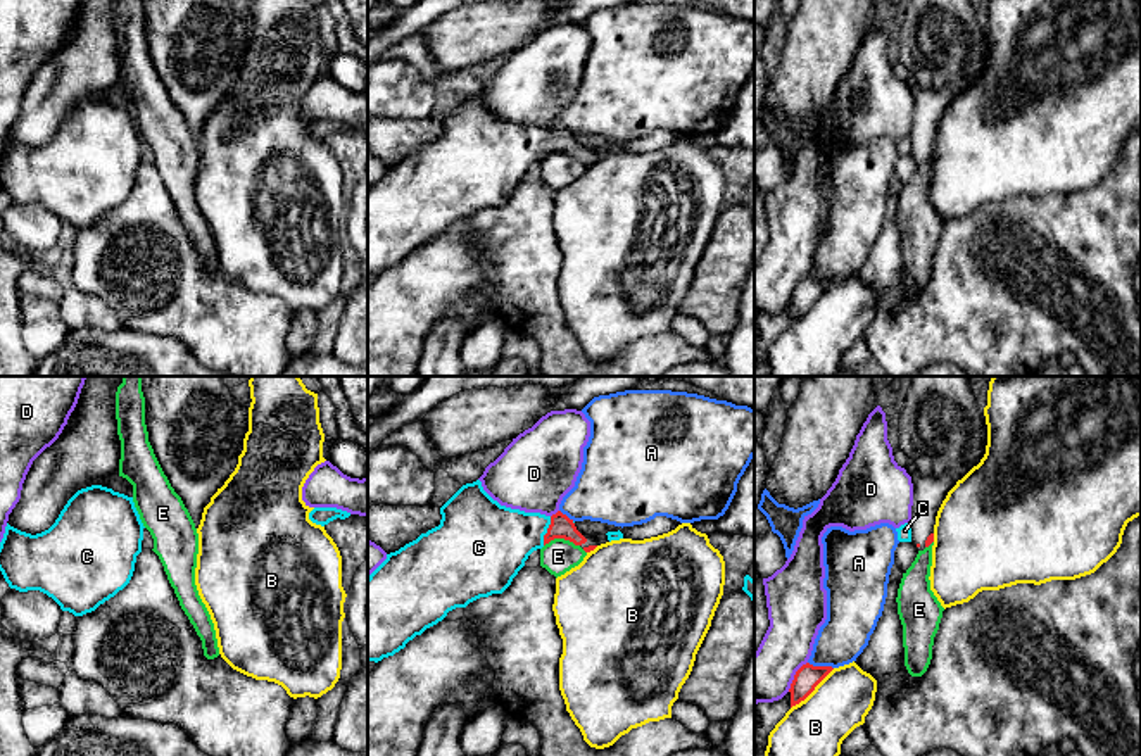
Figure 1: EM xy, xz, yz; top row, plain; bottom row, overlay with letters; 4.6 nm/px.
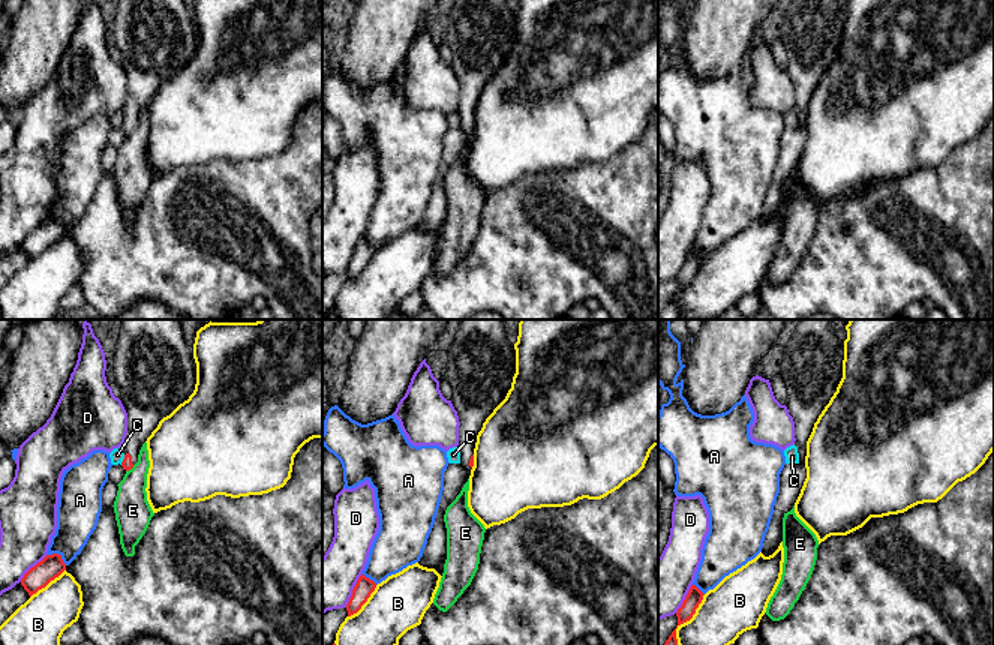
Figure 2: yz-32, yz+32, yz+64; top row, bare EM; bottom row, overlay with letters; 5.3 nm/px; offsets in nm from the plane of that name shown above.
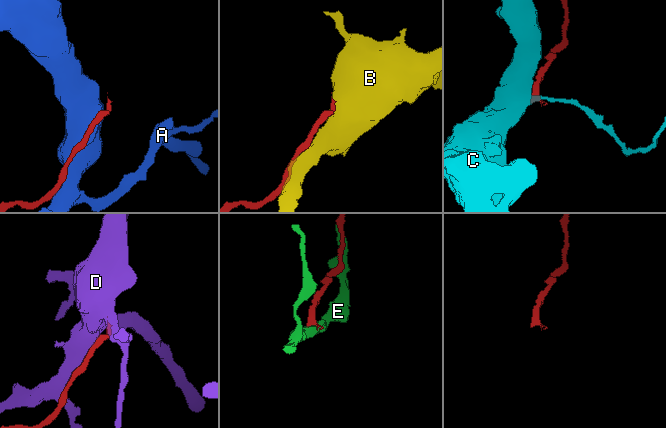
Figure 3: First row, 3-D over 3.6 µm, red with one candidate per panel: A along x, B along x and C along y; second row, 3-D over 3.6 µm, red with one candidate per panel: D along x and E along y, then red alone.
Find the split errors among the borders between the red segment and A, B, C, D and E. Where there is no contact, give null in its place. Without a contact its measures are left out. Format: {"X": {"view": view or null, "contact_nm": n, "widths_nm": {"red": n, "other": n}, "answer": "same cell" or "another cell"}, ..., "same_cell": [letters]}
{"A": {"view": "yz", "contact_nm": 120, "widths_nm": {"red": 110, "other": 220}, "answer": "another cell"}, "B": {"view": "yz", "contact_nm": 280, "widths_nm": {"red": 110, "other": 320}, "answer": "another cell"}, "C": {"view": "xz", "contact_nm": 140, "widths_nm": {"red": 110, "other": 340}, "answer": "another cell"}, "D": {"view": "yz", "contact_nm": 170, "widths_nm": {"red": 110, "other": 240}, "answer": "another cell"}, "E": {"view": "xz", "contact_nm": 170, "widths_nm": {"red": 110, "other": 160}, "answer": "another cell"}, "same_cell": []}

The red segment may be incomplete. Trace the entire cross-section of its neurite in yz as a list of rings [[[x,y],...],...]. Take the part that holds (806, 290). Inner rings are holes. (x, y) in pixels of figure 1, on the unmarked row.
[[[803,278],[791,297],[791,321],[804,314],[815,300],[832,285],[832,280]]]

